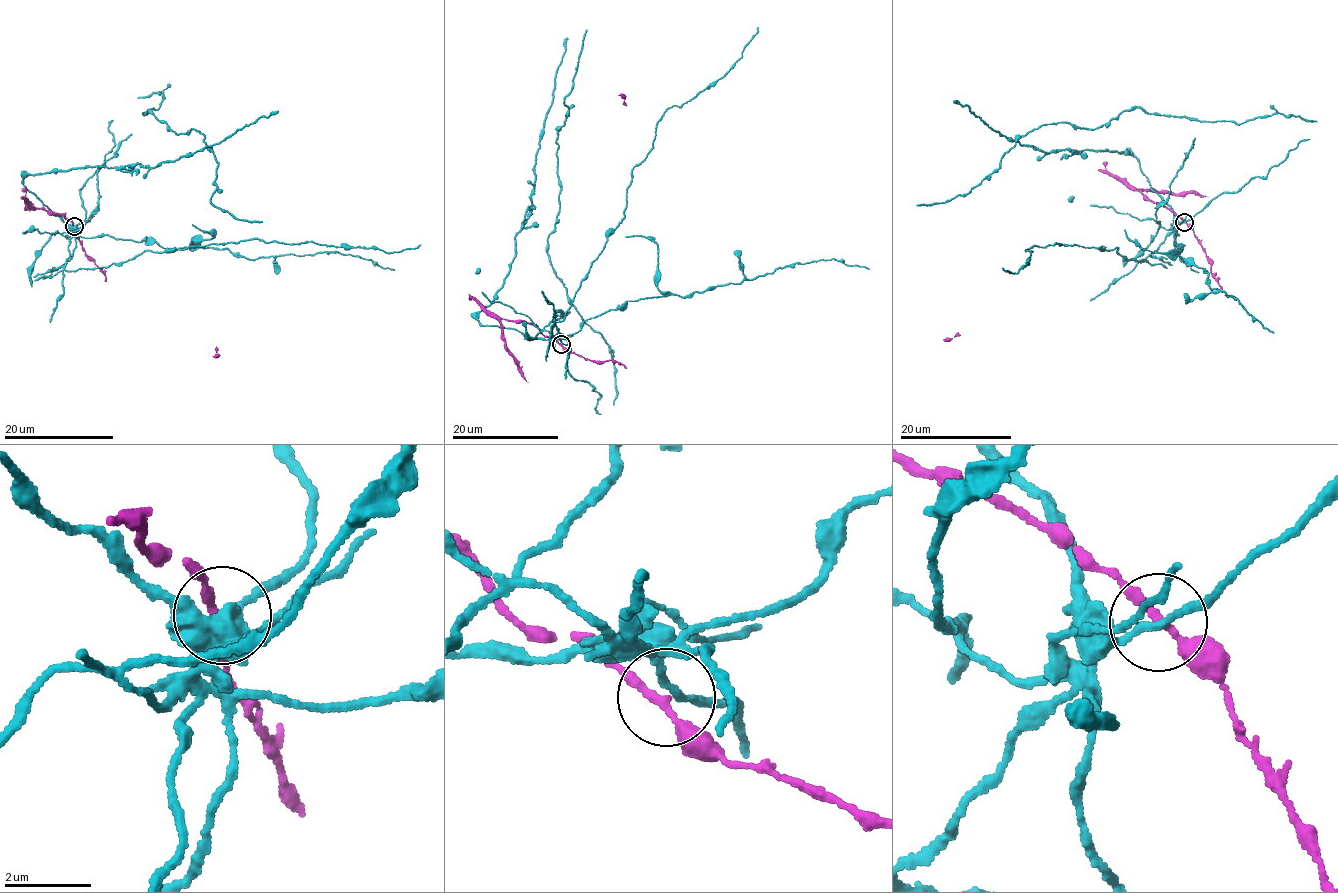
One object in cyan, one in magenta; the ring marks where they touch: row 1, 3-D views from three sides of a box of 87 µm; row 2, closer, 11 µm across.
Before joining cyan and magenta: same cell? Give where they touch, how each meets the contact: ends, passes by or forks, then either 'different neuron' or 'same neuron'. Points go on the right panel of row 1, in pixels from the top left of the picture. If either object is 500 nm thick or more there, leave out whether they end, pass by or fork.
(1184, 222) | cyan passes by | magenta passes by | different neuron

